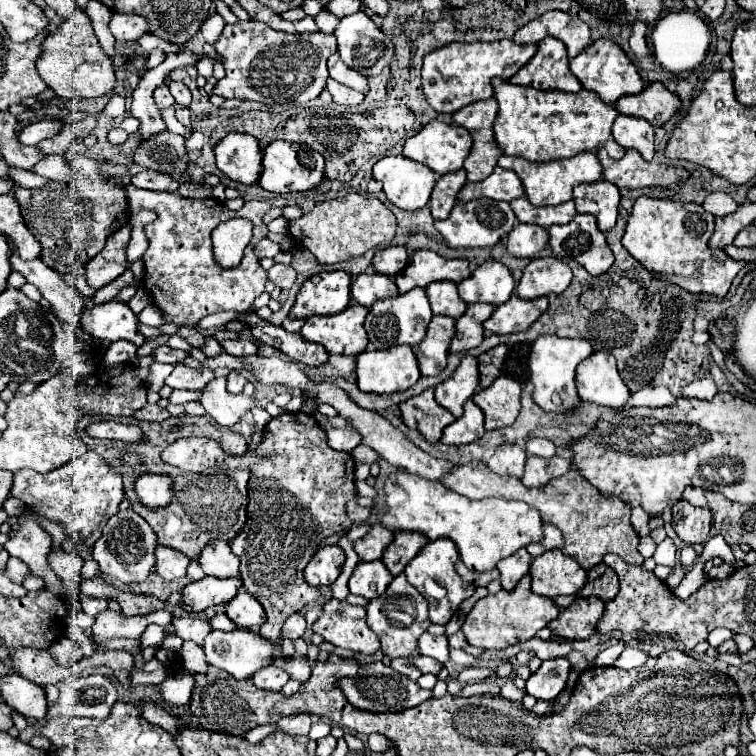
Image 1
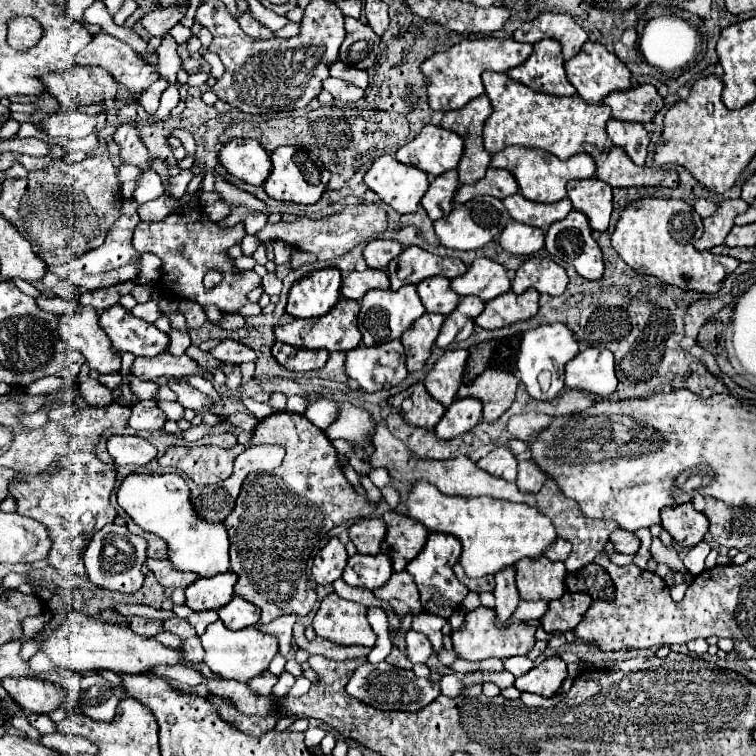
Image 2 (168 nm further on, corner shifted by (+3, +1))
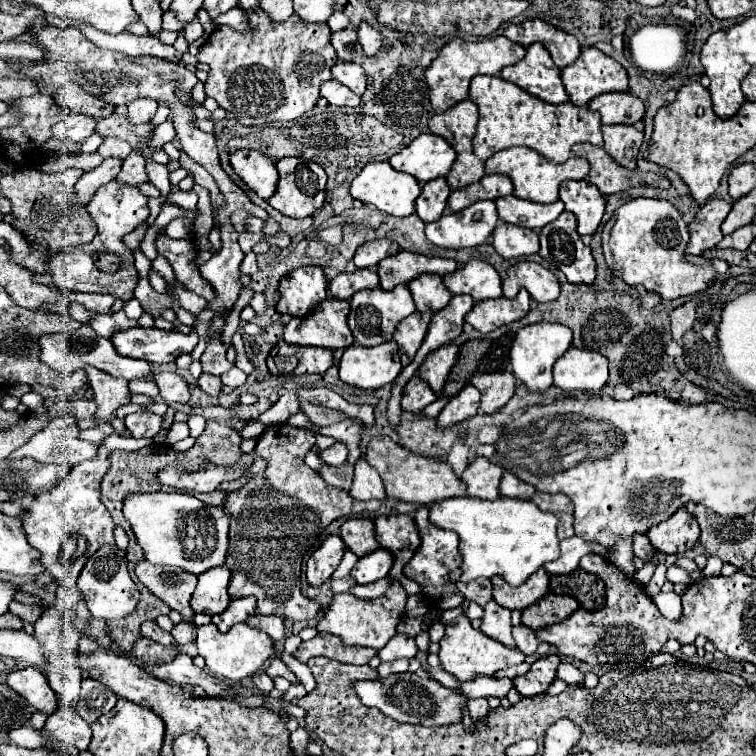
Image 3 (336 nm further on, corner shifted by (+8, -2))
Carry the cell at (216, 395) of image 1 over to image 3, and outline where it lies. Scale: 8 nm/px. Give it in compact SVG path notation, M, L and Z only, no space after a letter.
M160 372L154 376L154 382L160 388L160 396L168 404L188 404L190 402L190 384L176 372Z

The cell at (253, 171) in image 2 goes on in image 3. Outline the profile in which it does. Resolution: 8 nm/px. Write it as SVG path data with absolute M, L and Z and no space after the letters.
M236 150L234 154L230 154L230 164L234 172L246 182L246 186L260 198L268 200L274 194L278 172L276 164L270 158L256 150Z

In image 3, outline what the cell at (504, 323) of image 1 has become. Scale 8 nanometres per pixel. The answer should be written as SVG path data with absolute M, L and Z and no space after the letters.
M520 290L516 298L496 298L496 300L482 300L476 302L472 312L466 314L466 322L472 324L478 332L492 332L504 324L516 322L524 318L530 310L530 294Z

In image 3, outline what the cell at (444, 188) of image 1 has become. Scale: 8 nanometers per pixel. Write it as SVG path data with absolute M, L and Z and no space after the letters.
M434 178L430 182L424 184L422 194L416 198L416 212L418 216L428 224L428 222L436 222L444 208L446 208L446 200L450 196L450 186L444 178Z

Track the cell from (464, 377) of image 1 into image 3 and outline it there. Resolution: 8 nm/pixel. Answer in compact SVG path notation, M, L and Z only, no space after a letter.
M448 344L448 346L442 346L438 350L434 350L426 360L424 364L420 366L418 374L422 380L426 380L426 384L440 396L442 394L442 388L446 384L446 378L456 362L456 356L458 356L458 346L454 344Z

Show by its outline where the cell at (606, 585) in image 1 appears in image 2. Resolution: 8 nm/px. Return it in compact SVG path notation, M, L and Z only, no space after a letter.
M589 563L587 567L583 567L575 573L567 573L565 589L571 593L583 591L583 593L591 595L593 599L601 599L601 601L615 599L615 587L613 587L609 573L595 563Z

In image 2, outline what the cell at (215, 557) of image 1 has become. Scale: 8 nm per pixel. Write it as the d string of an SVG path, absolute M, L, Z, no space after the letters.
M129 475L117 491L117 503L143 529L161 537L167 545L167 559L179 571L193 571L213 577L229 571L229 539L223 523L207 523L191 505L187 483L175 475Z

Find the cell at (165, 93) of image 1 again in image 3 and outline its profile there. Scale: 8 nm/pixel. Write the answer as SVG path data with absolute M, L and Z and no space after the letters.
M136 98L130 104L126 104L126 108L128 108L128 120L132 124L142 124L154 118L158 102L152 98Z

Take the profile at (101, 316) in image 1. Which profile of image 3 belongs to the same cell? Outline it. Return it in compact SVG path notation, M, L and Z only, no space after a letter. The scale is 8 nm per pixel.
M126 328L112 334L112 344L118 354L128 358L142 358L148 362L174 362L180 354L192 352L198 344L198 334L180 334L176 330L148 330L148 328Z

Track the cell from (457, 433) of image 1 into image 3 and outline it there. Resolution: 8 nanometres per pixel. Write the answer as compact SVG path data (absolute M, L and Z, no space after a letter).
M466 386L456 396L450 398L450 402L438 414L436 426L442 430L462 420L468 420L478 414L478 408L480 408L480 392L474 386Z

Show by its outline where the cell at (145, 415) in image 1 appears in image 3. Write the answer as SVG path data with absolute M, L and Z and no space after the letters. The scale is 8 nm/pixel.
M134 412L126 416L124 424L134 438L152 438L162 428L162 416L152 412Z

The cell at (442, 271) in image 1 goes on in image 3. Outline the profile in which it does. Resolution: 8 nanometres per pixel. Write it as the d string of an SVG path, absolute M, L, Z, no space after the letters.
M400 250L394 256L388 256L378 264L378 276L380 276L380 288L392 290L398 284L408 284L410 280L418 278L420 274L452 274L456 270L454 260L446 258L428 258L422 254Z

